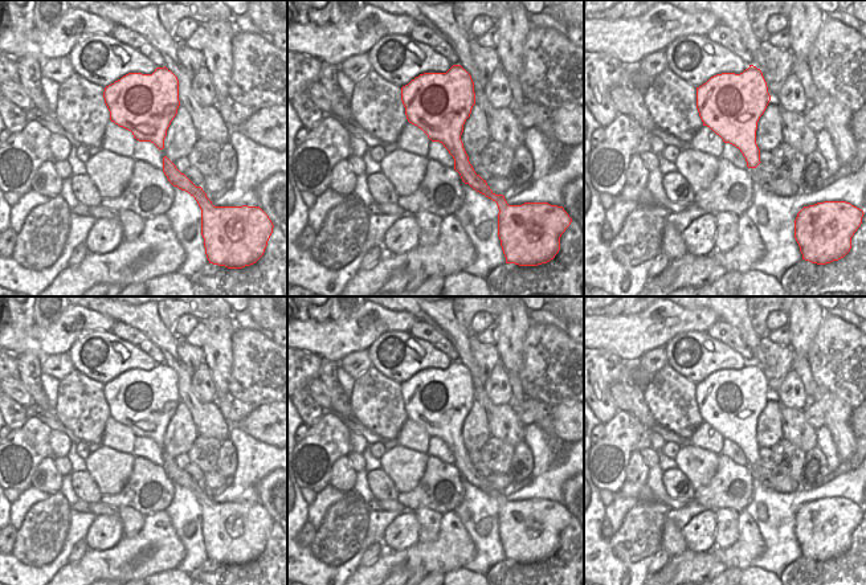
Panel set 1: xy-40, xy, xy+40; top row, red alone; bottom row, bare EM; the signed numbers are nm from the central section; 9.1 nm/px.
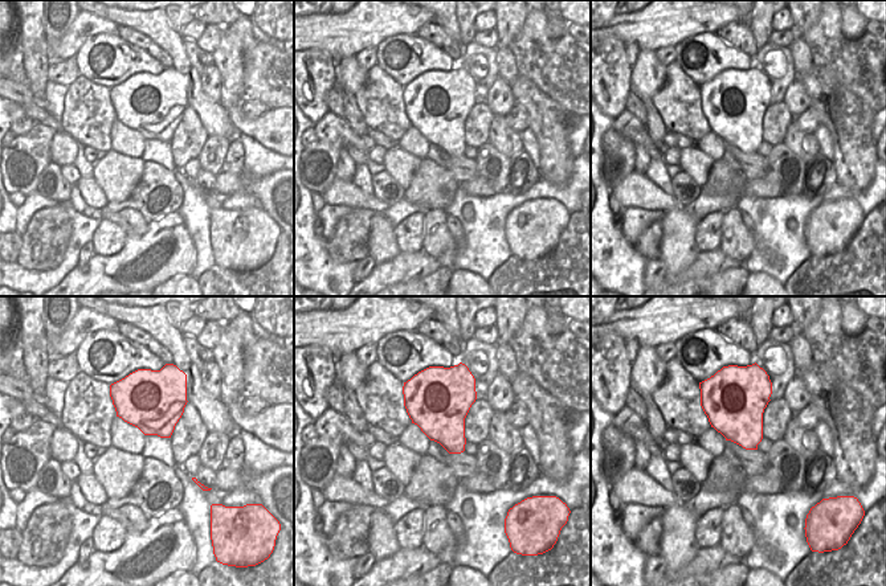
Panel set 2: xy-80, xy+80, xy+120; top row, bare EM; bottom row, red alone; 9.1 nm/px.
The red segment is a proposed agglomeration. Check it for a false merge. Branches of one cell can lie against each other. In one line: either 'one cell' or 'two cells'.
one cell

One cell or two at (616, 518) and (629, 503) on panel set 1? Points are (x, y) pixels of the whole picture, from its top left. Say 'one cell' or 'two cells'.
one cell

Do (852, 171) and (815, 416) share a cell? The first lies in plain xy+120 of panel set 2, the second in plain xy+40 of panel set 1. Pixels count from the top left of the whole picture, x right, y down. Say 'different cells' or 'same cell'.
different cells

